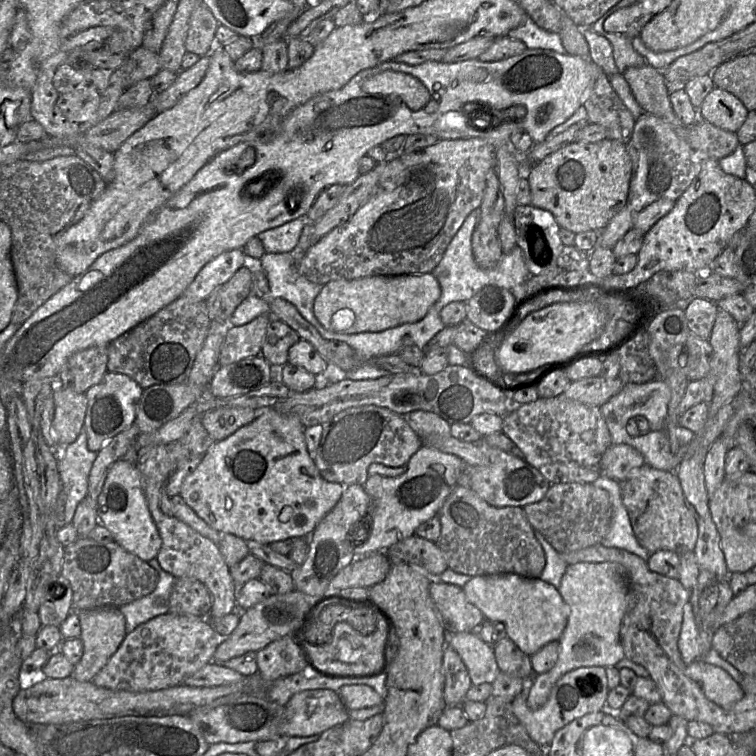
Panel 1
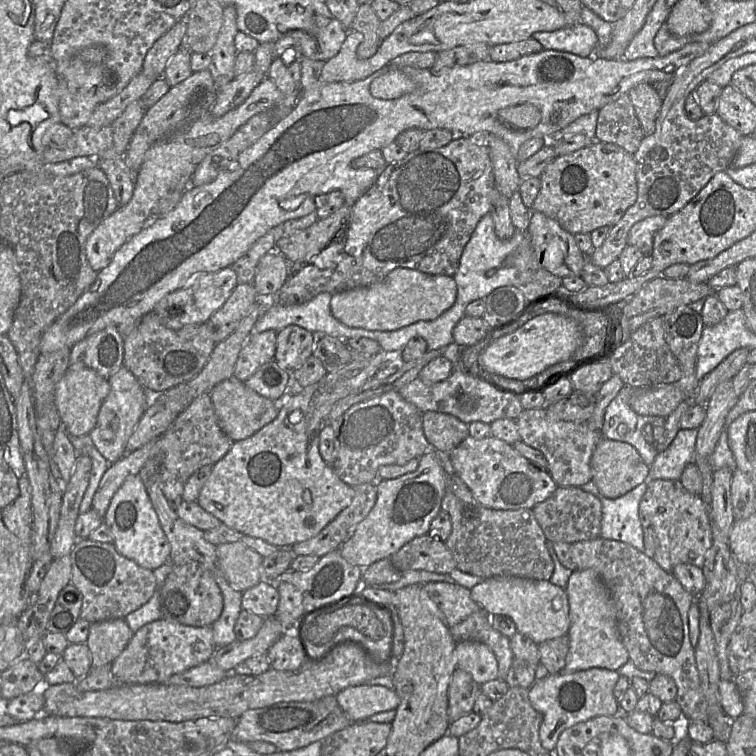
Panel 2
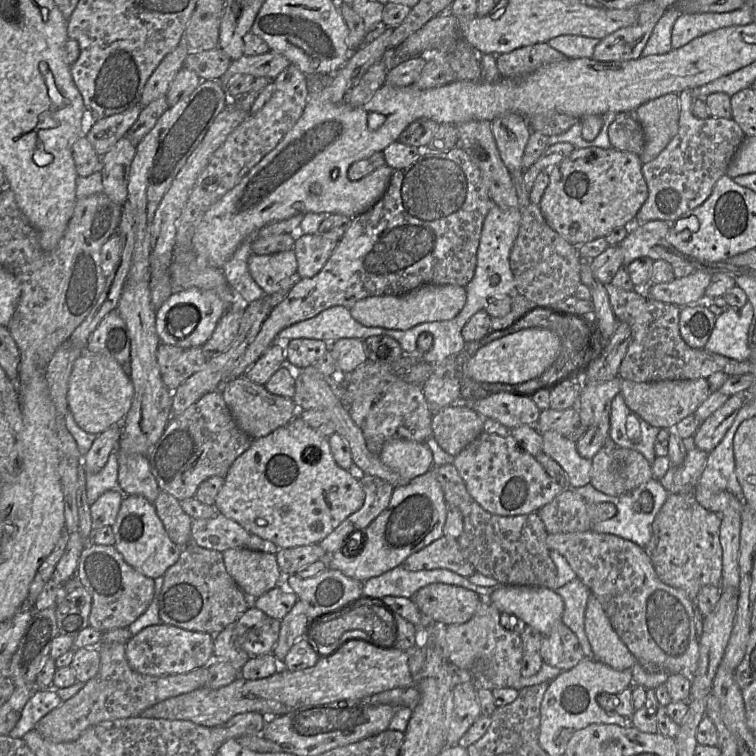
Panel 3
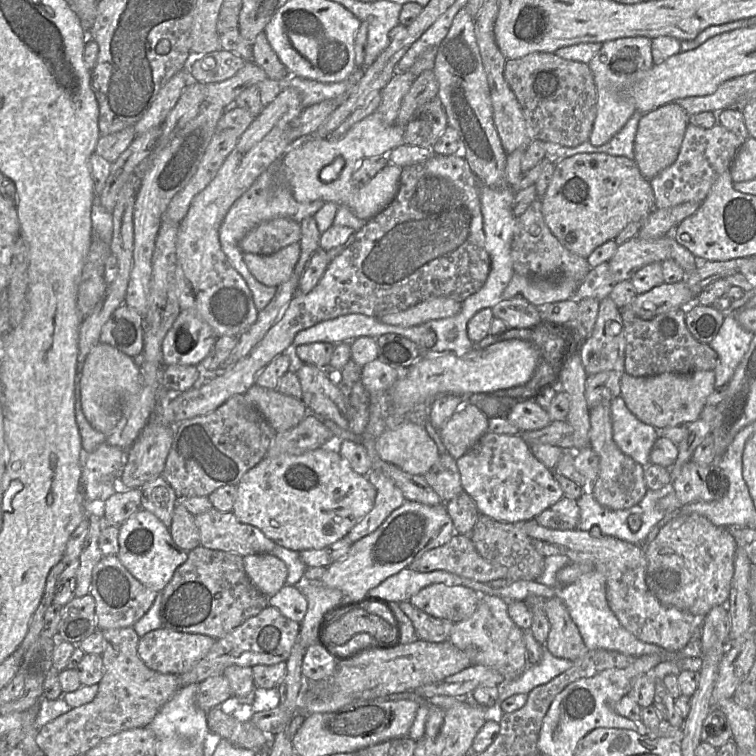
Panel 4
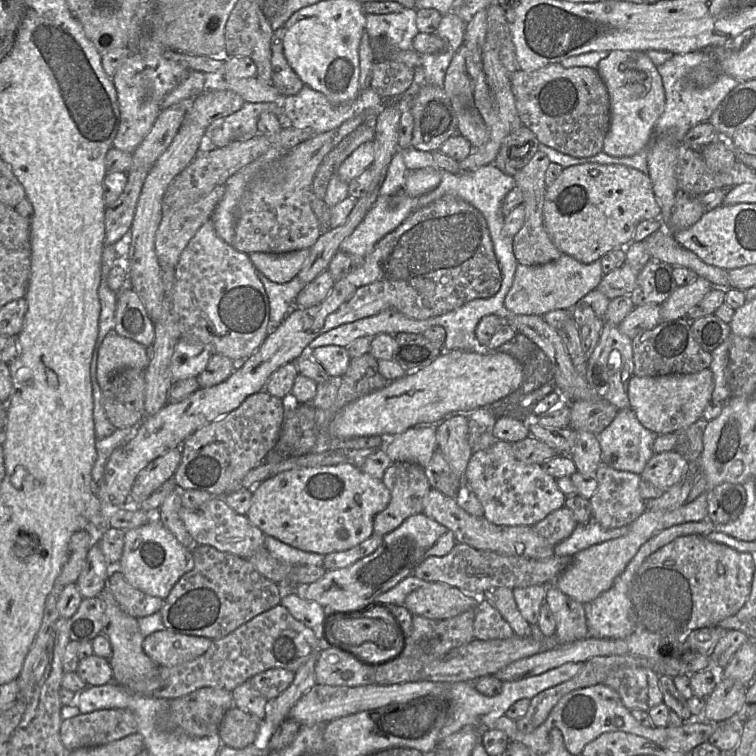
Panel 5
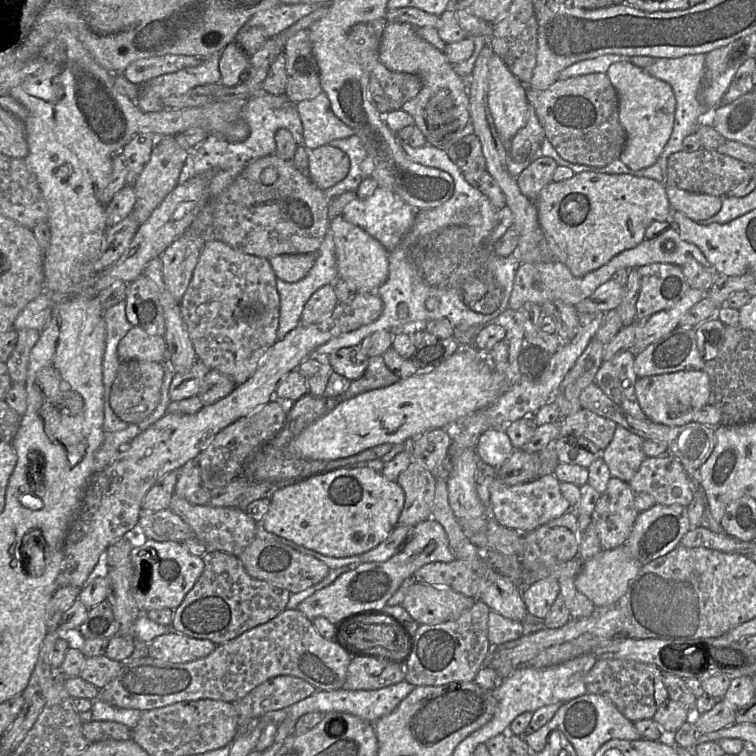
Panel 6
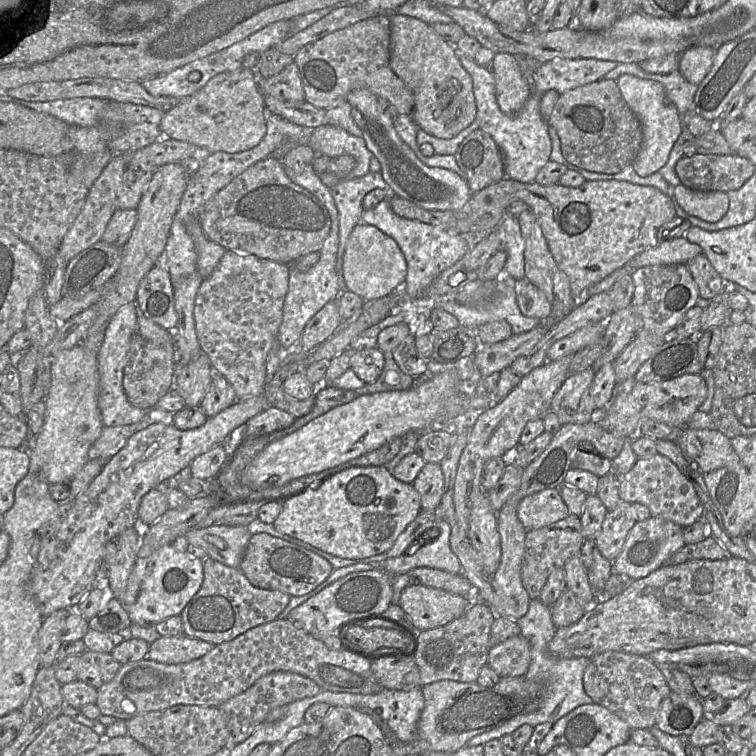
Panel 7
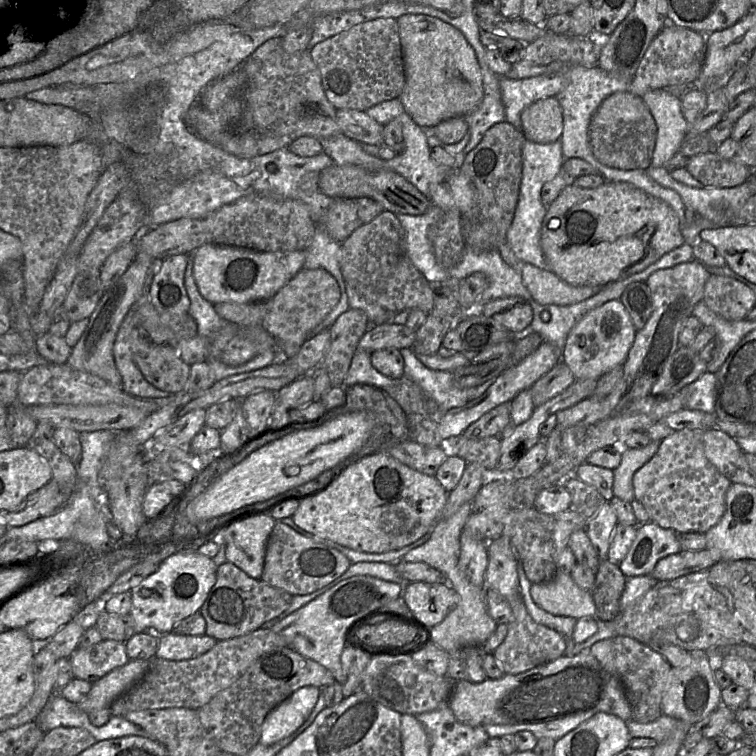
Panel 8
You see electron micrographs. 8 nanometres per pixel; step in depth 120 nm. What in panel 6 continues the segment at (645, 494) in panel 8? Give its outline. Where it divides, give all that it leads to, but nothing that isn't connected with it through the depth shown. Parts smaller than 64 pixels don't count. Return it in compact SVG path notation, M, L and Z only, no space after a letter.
M669 453L666 456L646 457L628 483L635 494L647 493L654 498L655 503L662 505L688 507L694 498L689 473Z

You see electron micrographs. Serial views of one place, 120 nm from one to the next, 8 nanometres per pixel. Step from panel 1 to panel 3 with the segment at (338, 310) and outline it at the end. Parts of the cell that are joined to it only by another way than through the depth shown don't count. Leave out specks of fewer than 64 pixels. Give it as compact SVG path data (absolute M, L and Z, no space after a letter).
M428 284L404 295L361 299L349 311L364 326L406 331L423 323L452 320L464 308L466 300L466 289L462 286Z

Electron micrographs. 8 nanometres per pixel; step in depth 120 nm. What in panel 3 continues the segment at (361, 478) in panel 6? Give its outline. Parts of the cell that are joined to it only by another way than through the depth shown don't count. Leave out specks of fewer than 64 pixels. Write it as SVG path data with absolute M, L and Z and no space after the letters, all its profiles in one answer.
M299 411L297 415L285 426L280 427L268 434L265 437L254 440L242 455L240 455L234 463L231 465L228 473L224 477L224 483L218 492L214 507L221 515L228 519L235 521L241 527L243 527L247 532L262 538L263 540L268 540L275 544L280 549L289 549L298 546L306 546L312 544L320 543L324 538L326 538L334 529L336 529L348 516L358 511L365 500L365 494L360 485L357 475L348 470L340 468L332 456L329 442L329 437L324 437L323 435L317 433L315 430L310 428L301 418Z

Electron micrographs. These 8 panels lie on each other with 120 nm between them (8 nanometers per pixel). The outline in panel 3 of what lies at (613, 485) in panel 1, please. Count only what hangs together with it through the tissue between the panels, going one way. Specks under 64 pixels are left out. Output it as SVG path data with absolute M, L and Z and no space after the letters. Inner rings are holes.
M650 479L645 485L642 485L630 492L619 496L609 496L601 493L592 486L591 483L578 487L574 491L579 494L588 503L612 503L616 507L616 514L606 520L592 524L591 530L599 534L611 534L629 540L641 548L645 548L652 536L652 523L656 514L661 509L668 497L668 491L661 485L660 481ZM651 495L644 505L643 500ZM641 510L641 511L640 511Z

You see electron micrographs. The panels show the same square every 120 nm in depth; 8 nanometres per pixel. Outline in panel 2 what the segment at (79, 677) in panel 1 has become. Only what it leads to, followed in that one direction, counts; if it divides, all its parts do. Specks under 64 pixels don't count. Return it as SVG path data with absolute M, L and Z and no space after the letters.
M123 618L91 623L86 645L92 669L111 664L126 648L133 632Z

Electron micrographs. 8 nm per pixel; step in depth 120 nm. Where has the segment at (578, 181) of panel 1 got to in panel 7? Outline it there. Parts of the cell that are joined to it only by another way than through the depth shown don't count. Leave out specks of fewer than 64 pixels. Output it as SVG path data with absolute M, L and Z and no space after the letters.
M504 178L474 192L468 203L457 211L428 210L392 194L389 201L394 213L400 217L418 220L463 236L476 236L478 239L500 225L511 204L525 203L534 212L558 266L568 276L572 295L581 304L591 297L588 294L590 287L625 266L636 255L656 246L660 242L658 230L677 217L675 200L659 189L619 180L587 180L579 187L566 187L559 184L523 183Z

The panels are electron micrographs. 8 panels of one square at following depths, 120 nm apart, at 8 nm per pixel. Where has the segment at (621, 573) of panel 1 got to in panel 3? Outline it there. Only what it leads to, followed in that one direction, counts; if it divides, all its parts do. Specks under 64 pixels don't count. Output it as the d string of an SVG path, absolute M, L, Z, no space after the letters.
M593 594L587 602L585 633L594 659L616 670L632 668L636 664L636 658L614 630L601 603Z

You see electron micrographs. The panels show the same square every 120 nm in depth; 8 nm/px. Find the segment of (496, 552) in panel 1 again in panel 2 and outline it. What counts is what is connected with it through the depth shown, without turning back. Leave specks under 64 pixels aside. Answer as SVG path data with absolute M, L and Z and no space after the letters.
M448 475L441 510L448 513L452 530L445 545L460 571L483 579L516 576L549 581L554 562L546 548L547 538L532 509L495 510L481 505L461 478Z

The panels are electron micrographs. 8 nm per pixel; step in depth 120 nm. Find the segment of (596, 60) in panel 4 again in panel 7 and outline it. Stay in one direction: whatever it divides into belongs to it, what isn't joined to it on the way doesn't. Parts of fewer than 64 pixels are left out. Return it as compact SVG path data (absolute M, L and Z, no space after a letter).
M627 74L620 76L616 83L623 98L639 118L643 129L643 146L631 167L641 177L650 176L668 162L670 152L682 132L682 117L669 101L660 83Z

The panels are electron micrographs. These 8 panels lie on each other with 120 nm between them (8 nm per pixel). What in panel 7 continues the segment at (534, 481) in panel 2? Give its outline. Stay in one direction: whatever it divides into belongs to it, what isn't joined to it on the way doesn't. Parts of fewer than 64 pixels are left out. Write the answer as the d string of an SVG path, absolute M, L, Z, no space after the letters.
M545 489L523 498L517 507L517 516L526 530L549 526L570 514L560 492Z

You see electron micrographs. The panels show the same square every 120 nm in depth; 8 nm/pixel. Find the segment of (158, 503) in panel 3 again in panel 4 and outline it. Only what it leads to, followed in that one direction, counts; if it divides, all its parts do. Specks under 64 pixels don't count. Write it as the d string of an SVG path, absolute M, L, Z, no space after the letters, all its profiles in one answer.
M178 499L173 510L169 533L174 543L186 552L200 546L200 536L195 524L195 516L179 504Z

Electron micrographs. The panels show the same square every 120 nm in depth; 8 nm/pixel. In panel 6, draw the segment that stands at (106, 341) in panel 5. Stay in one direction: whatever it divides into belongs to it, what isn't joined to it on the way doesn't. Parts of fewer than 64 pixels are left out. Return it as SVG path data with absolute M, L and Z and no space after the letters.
M132 327L118 345L121 361L142 360L162 362L167 357L163 335L151 335L140 327Z

